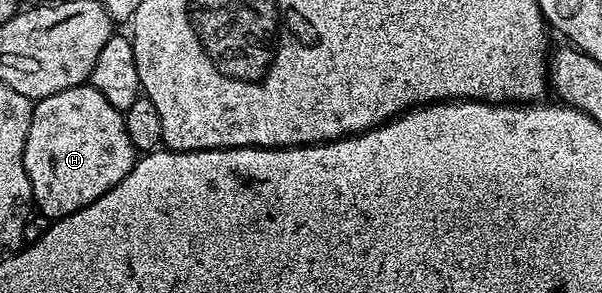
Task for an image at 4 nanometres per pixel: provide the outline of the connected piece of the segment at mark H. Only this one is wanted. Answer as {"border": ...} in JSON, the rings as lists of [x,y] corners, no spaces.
{"border":[[[84,84],[81,86],[74,86],[71,89],[66,89],[63,92],[54,93],[53,96],[38,99],[36,104],[32,107],[29,134],[26,137],[25,152],[23,159],[25,160],[26,175],[29,176],[31,195],[34,207],[39,209],[48,217],[49,220],[56,218],[63,218],[66,215],[71,215],[75,212],[73,208],[73,186],[105,186],[105,174],[123,174],[130,176],[137,161],[138,150],[129,138],[128,129],[125,128],[123,118],[124,113],[113,108],[113,104],[109,104],[105,96],[96,90],[95,86]]]}

